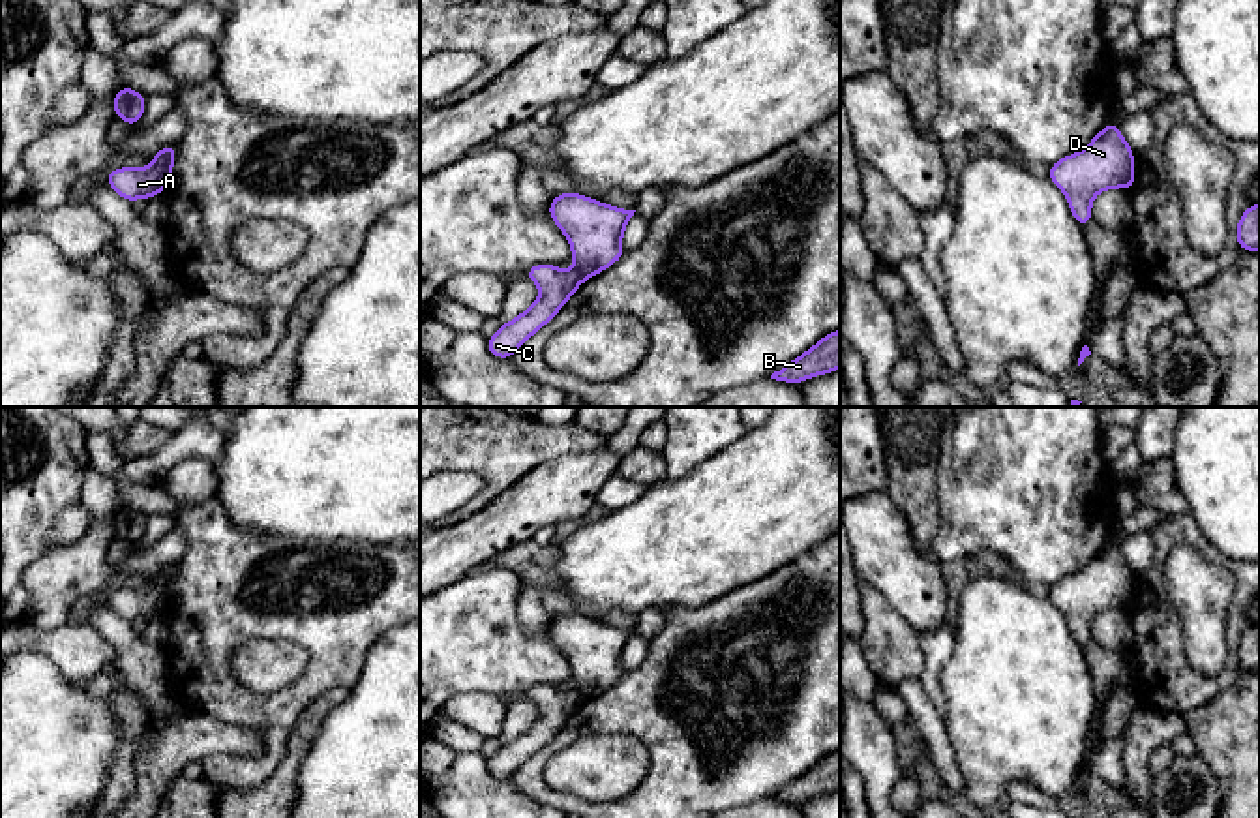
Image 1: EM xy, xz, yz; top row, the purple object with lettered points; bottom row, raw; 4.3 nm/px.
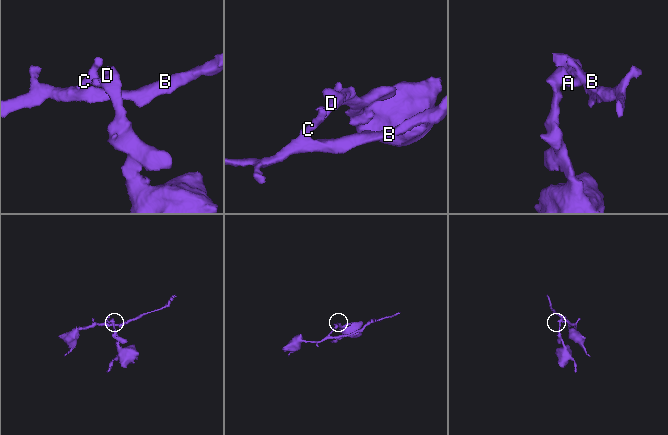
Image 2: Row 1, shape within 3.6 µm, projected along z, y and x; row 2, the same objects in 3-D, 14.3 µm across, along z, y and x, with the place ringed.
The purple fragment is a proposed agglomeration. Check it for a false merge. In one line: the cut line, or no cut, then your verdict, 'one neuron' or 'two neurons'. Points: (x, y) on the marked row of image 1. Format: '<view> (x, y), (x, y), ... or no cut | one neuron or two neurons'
xy (150, 164), (167, 184) | two neurons

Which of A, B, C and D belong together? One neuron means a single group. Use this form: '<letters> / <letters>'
A B C / D

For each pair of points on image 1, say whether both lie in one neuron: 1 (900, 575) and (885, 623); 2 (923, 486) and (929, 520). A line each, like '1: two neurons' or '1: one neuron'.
1: two neurons
2: one neuron

